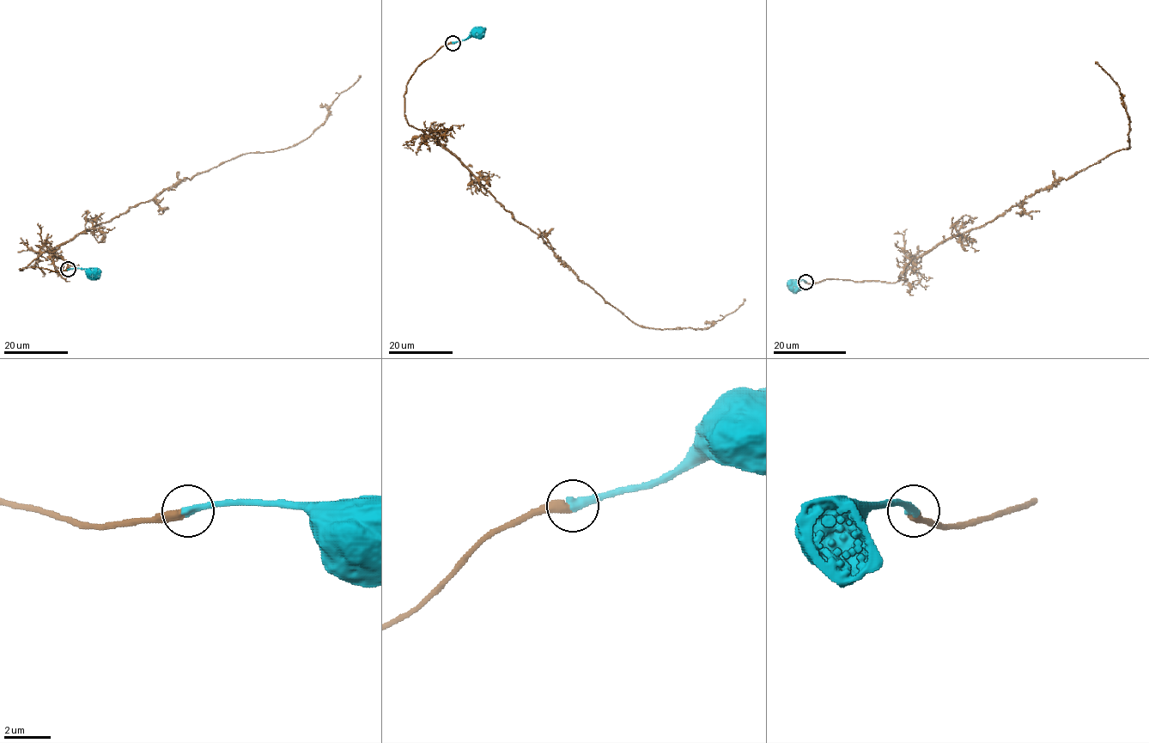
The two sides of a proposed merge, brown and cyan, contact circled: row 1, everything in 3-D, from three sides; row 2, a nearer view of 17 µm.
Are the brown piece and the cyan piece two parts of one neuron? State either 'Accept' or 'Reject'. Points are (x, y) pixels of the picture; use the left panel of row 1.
Accept

